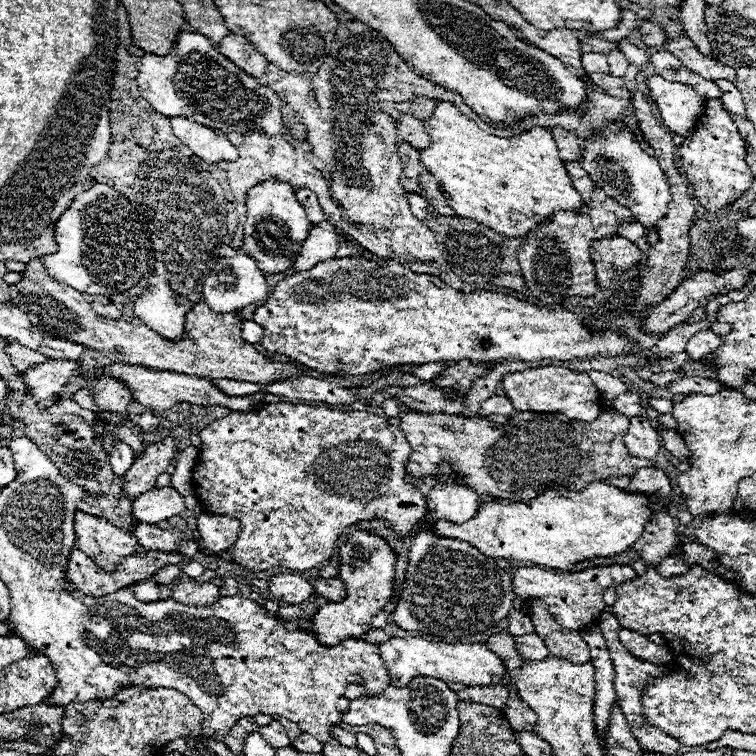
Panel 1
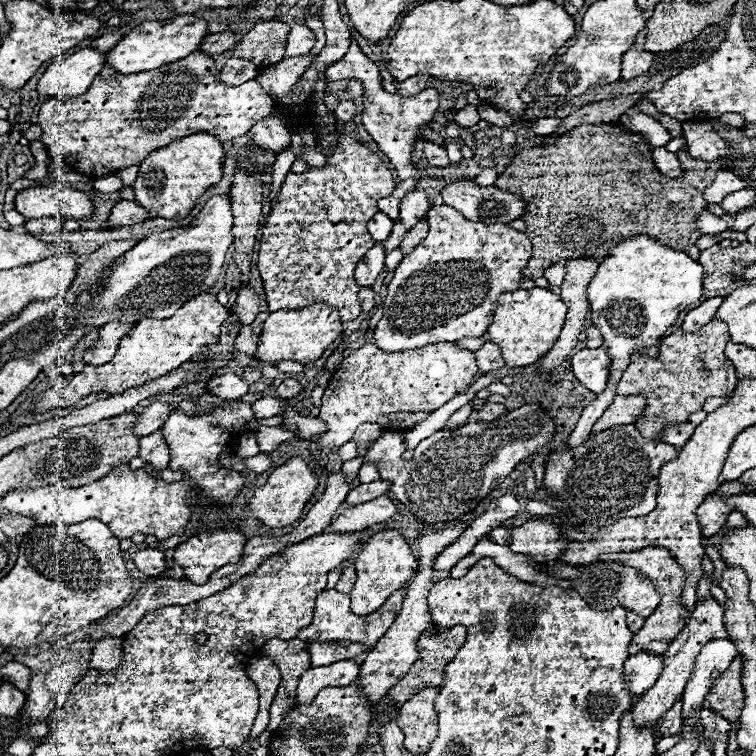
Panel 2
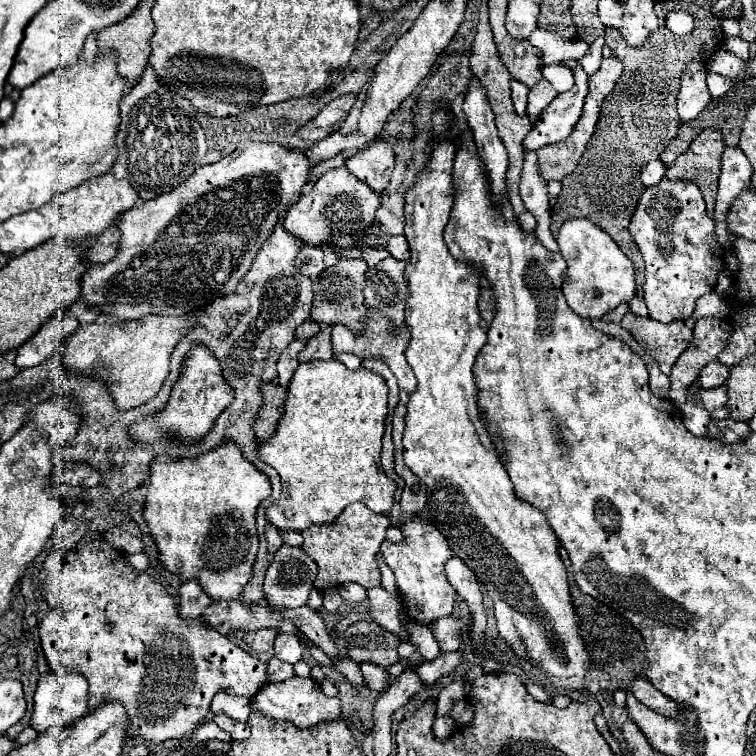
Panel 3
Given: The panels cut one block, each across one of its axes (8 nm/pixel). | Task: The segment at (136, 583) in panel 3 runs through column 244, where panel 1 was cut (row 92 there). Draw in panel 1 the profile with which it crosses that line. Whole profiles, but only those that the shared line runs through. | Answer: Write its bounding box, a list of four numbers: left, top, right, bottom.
[648,76,704,138]

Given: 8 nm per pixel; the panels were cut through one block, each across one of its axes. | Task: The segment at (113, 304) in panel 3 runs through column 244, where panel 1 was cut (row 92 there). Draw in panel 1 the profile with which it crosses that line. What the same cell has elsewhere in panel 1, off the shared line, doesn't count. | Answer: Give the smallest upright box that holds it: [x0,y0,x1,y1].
[136,32,282,136]

